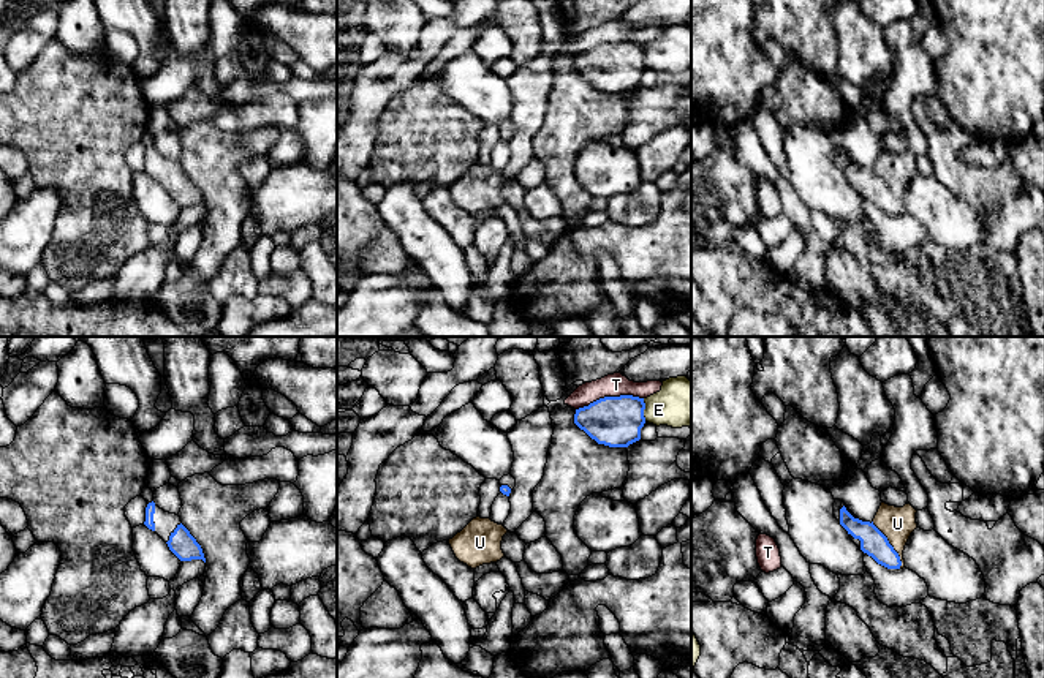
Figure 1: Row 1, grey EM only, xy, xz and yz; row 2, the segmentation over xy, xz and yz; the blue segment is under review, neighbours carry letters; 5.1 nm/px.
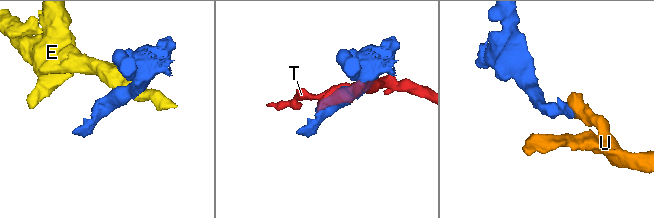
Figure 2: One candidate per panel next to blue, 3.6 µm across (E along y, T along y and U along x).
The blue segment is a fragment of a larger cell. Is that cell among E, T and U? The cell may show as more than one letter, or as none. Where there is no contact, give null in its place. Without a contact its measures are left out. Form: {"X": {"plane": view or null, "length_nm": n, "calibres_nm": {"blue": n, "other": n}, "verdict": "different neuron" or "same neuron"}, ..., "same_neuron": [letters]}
{"E": {"plane": "xz", "length_nm": 120, "calibres_nm": {"blue": 260, "other": 240}, "verdict": "different neuron"}, "T": {"plane": "xz", "length_nm": 360, "calibres_nm": {"blue": 260, "other": 120}, "verdict": "different neuron"}, "U": {"plane": "yz", "length_nm": 280, "calibres_nm": {"blue": 140, "other": 170}, "verdict": "same neuron"}, "same_neuron": ["U"]}

